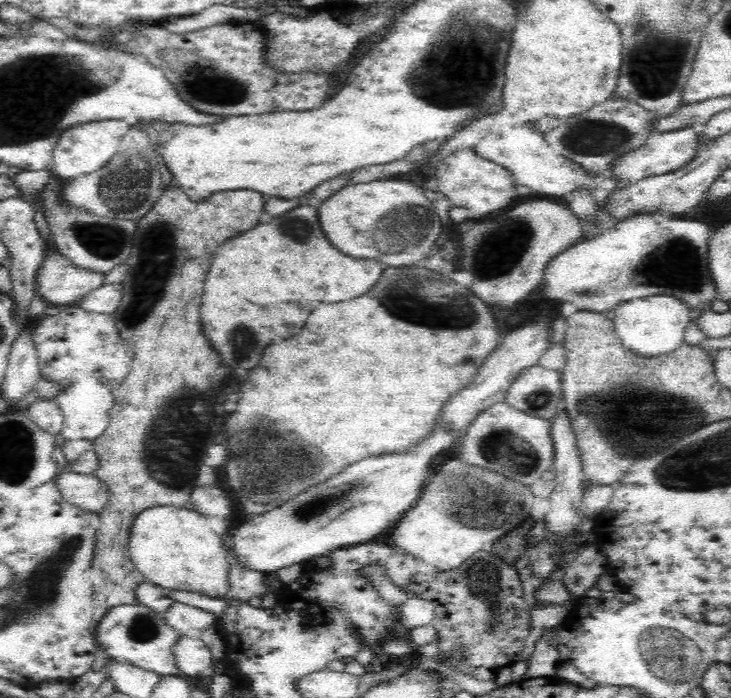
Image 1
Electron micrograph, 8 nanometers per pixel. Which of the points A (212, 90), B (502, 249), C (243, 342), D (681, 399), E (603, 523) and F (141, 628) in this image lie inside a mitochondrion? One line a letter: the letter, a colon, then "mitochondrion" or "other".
A: mitochondrion
B: mitochondrion
C: mitochondrion
D: other
E: other
F: mitochondrion

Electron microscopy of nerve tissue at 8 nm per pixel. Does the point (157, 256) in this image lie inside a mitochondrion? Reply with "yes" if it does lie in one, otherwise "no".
yes

